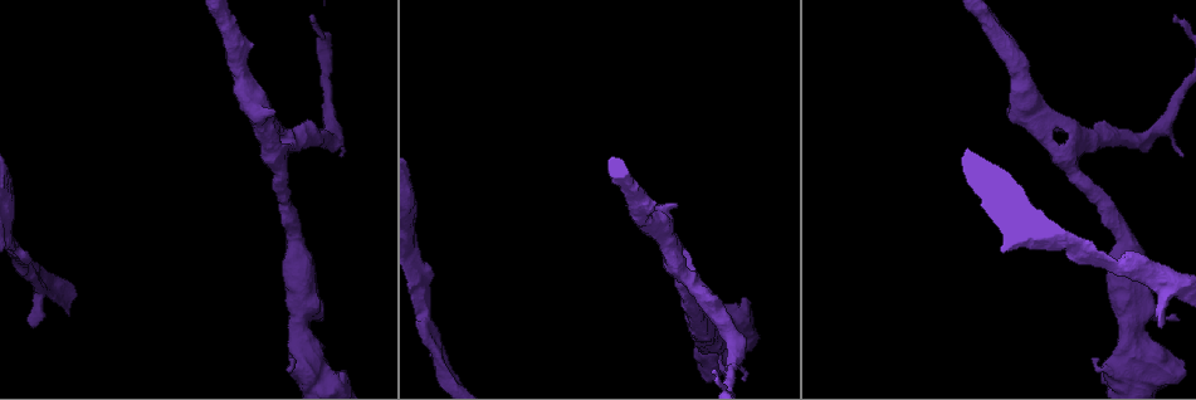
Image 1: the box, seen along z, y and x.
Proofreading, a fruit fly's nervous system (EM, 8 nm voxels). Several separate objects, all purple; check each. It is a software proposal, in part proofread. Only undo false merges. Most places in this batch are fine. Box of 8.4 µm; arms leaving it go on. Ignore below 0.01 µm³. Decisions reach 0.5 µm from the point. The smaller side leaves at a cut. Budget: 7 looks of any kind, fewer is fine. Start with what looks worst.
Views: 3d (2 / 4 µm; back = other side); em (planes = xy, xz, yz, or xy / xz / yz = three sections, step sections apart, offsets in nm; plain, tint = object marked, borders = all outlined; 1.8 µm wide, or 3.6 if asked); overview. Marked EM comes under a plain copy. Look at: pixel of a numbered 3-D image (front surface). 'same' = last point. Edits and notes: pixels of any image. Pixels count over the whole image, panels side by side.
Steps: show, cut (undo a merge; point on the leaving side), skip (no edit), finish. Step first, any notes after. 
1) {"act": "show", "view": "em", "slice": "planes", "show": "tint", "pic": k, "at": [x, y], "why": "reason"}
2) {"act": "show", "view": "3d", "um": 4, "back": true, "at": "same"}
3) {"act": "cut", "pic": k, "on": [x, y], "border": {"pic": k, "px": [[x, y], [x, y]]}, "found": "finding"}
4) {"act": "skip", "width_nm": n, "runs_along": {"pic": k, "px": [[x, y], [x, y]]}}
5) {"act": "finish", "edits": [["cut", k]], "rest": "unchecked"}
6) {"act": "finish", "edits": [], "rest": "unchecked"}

{"act": "show", "view": "em", "slice": "planes", "show": "tint", "pic": 1, "at": [1069, 165], "why": "touches itself"}

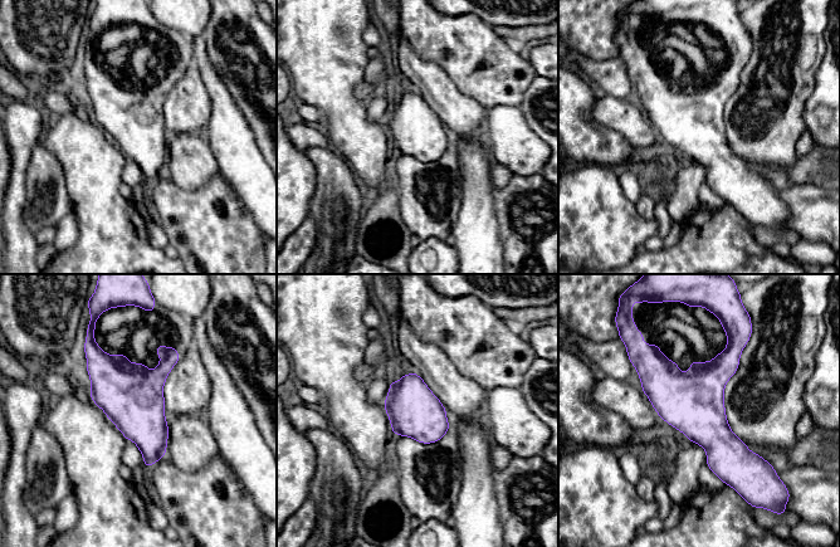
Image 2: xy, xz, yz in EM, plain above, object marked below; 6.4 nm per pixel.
{"act": "skip", "width_nm": 340, "found": "all the same neuron"}

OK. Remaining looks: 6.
{"act": "show", "view": "em", "um": 3.6, "slice": "xy", "step": 16, "show": "tint", "pic": 1, "at": [1130, 300]}

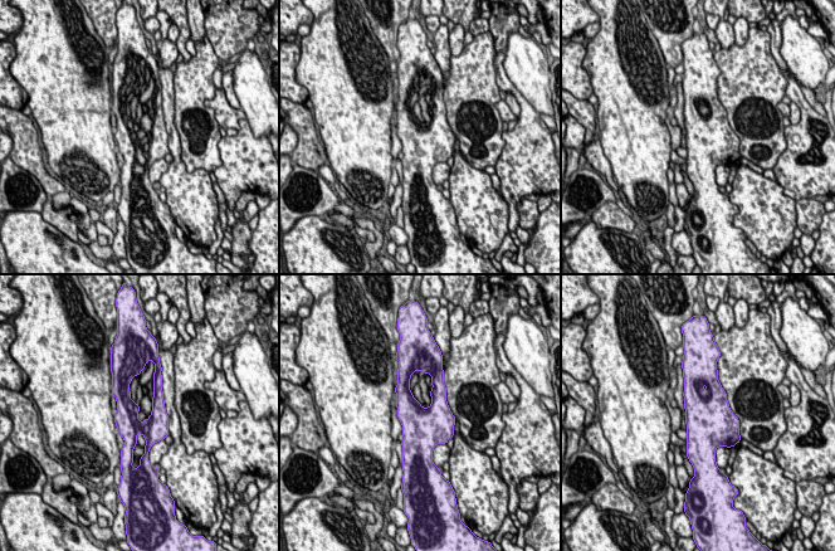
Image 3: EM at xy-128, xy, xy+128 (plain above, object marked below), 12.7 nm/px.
{"act": "show", "view": "em", "um": 3.6, "slice": "planes", "show": "tint", "at": "same"}

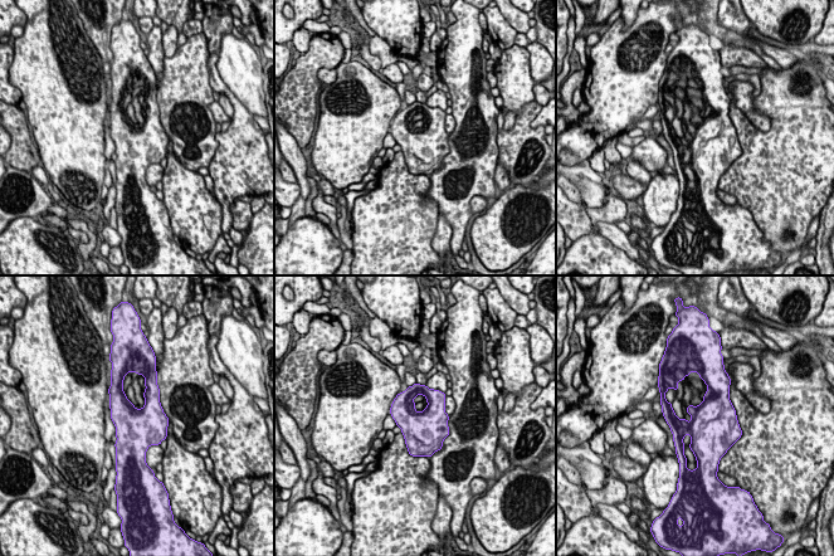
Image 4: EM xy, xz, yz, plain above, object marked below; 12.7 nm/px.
{"act": "skip", "width_nm": 420, "found": "all the same neuron"}

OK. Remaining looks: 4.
{"act": "show", "view": "em", "slice": "yz", "step": 16, "show": "tint", "pic": 1, "at": [439, 352], "why": "a fork"}

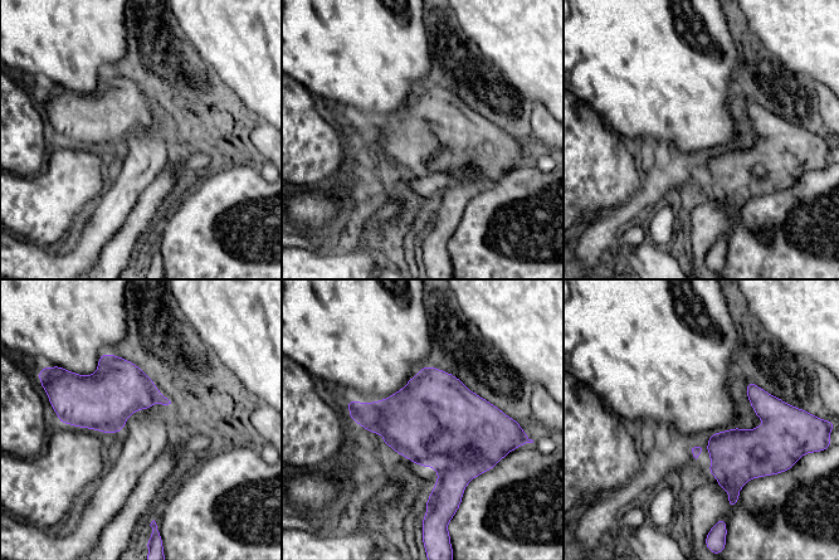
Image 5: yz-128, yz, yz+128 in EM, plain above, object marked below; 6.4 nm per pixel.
{"act": "skip", "found": "one neuron here"}

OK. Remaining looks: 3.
{"act": "finish", "edits": [], "rest": "unchecked"}

